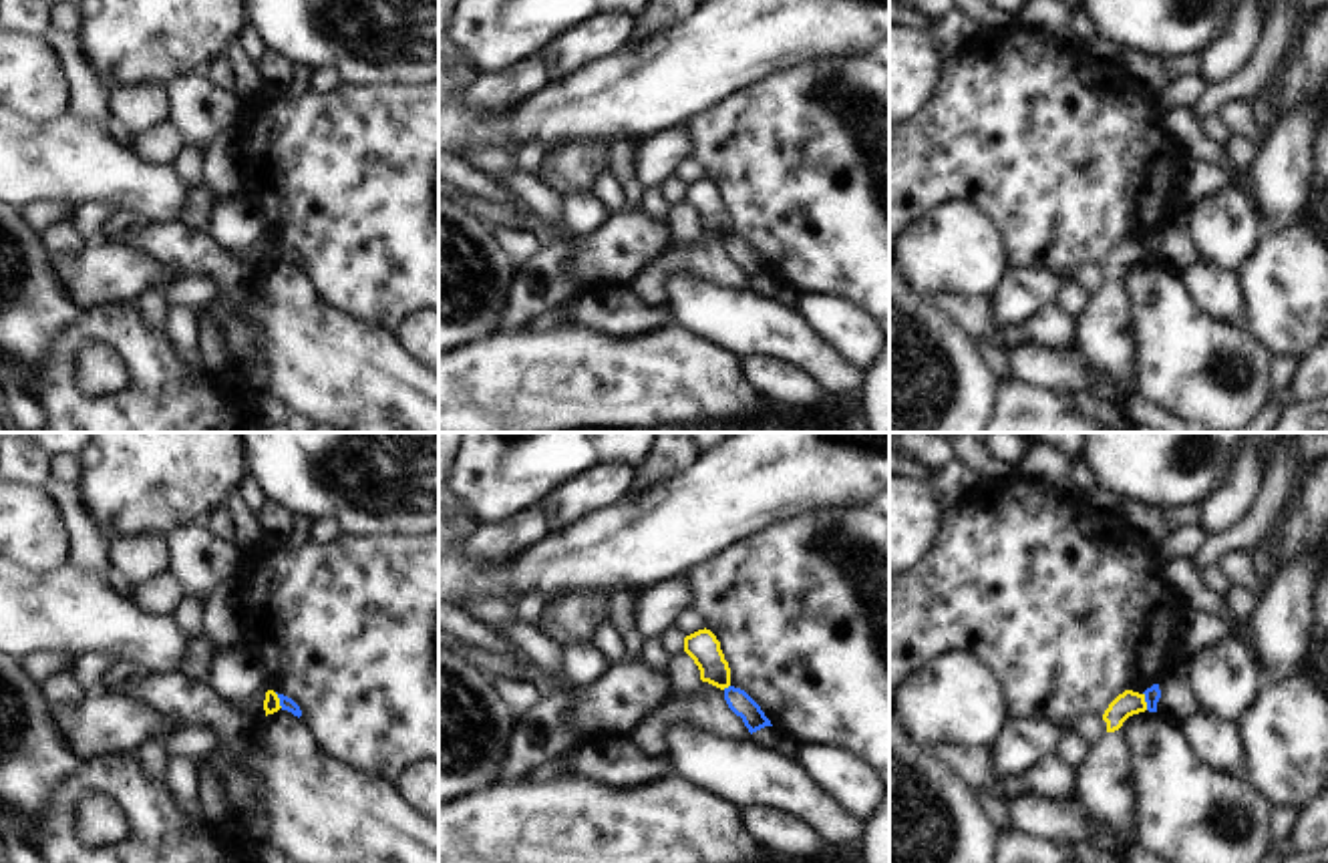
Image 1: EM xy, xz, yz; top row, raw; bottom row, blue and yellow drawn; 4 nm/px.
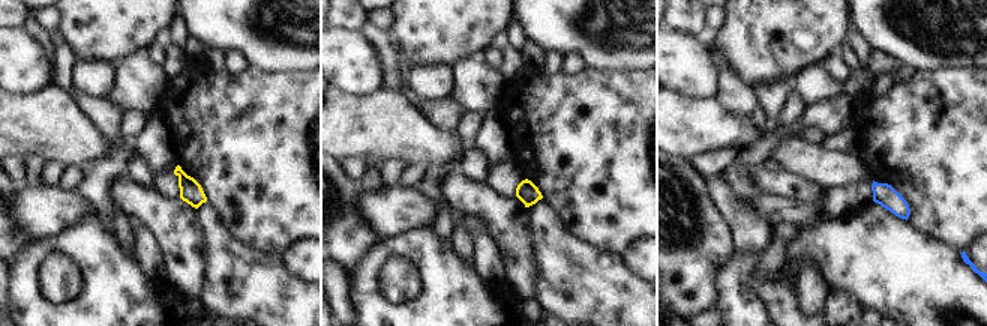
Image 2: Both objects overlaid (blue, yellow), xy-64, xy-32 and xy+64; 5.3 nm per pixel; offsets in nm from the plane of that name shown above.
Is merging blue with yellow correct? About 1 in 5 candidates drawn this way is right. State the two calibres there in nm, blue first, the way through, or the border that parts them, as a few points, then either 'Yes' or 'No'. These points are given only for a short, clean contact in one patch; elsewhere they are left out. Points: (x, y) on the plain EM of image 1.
Thickness 60 nm (blue) against 100 nm. Boundary: yz (1143, 242), (1147, 258). No

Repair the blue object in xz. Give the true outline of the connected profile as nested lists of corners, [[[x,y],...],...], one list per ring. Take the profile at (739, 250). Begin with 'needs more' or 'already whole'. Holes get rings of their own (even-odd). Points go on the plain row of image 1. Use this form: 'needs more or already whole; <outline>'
already whole; [[[734,235],[724,237],[724,249],[728,257],[742,268],[751,284],[765,276],[773,276],[761,255],[744,239]]]

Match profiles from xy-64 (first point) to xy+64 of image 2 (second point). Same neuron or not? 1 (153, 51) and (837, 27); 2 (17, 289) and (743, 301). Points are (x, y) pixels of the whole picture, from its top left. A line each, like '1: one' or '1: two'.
1: two
2: one

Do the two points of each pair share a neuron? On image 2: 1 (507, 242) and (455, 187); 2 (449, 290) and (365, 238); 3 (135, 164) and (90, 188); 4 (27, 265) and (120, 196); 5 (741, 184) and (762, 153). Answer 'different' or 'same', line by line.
1: same
2: different
3: different
4: different
5: different

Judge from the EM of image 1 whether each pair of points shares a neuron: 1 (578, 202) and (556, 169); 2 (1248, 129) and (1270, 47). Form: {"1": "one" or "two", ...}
{"1": "two", "2": "two"}

